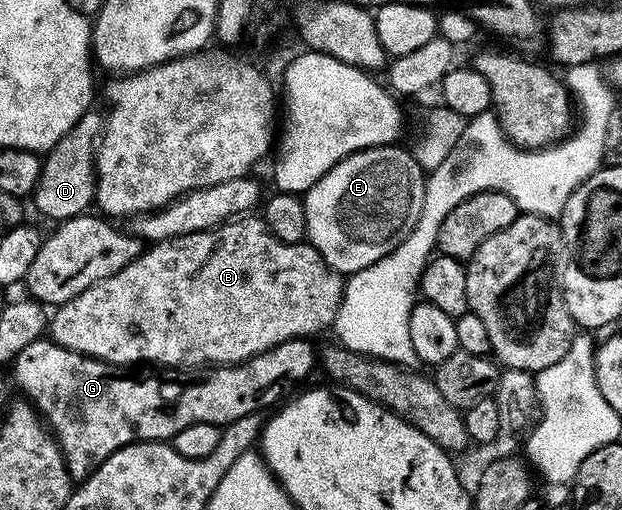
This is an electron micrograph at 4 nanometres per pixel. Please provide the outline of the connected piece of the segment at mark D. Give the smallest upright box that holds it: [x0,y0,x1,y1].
[30,110,104,222]

